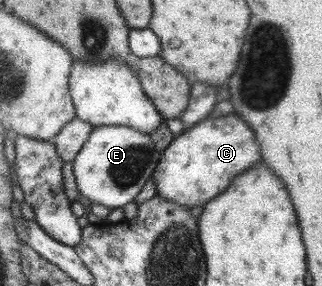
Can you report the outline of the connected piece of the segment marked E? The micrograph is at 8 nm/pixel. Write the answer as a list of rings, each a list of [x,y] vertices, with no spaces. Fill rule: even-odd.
[[[96,126],[90,131],[86,142],[72,160],[72,174],[77,192],[104,208],[120,208],[134,197],[146,180],[151,178],[161,157],[154,148],[150,135],[128,126]]]

